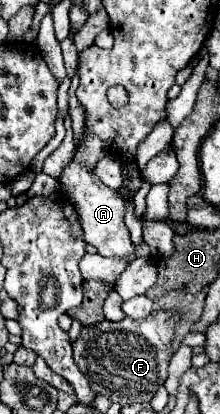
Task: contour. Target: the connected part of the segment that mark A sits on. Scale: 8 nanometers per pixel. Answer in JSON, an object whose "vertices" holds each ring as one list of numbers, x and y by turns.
{"vertices":[[84,130,82,140,74,148,72,160,68,162,68,166,64,166,58,182,62,184,64,194,74,204,82,220,82,228,86,232,86,243,94,244,98,248,98,254,102,256,126,256,134,252,134,246,132,246,128,228,124,226,124,198,116,190,102,184,94,172,94,166,104,156,106,156,106,144,98,136]]}

